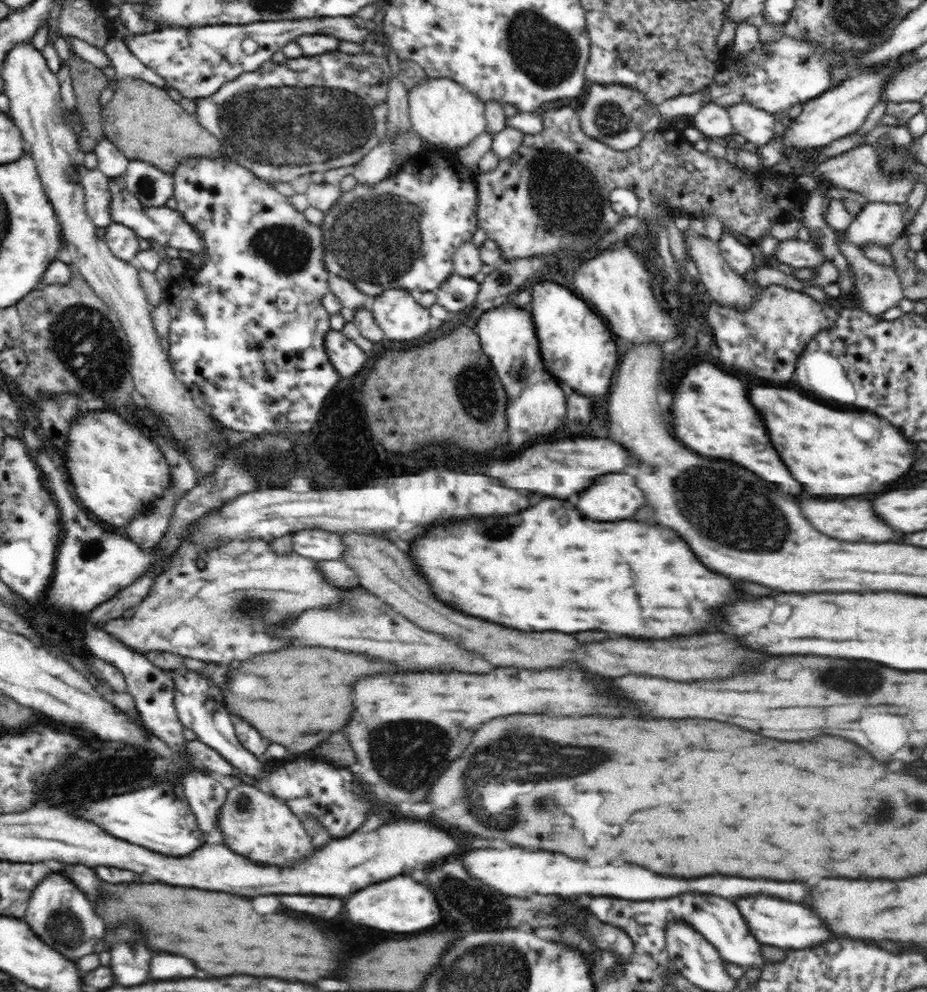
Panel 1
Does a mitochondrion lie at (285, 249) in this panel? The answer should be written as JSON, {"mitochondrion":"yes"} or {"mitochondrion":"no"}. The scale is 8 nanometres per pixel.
{"mitochondrion":"yes"}

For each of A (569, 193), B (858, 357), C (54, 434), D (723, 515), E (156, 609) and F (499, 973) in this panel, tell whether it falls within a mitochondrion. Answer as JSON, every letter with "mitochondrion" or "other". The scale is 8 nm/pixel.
{"A":"mitochondrion","B":"other","C":"other","D":"mitochondrion","E":"other","F":"mitochondrion"}

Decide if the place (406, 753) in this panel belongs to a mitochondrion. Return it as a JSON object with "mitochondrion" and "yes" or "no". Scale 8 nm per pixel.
{"mitochondrion":"yes"}

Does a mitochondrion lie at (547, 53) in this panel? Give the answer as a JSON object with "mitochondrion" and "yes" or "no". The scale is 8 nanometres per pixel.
{"mitochondrion":"yes"}

